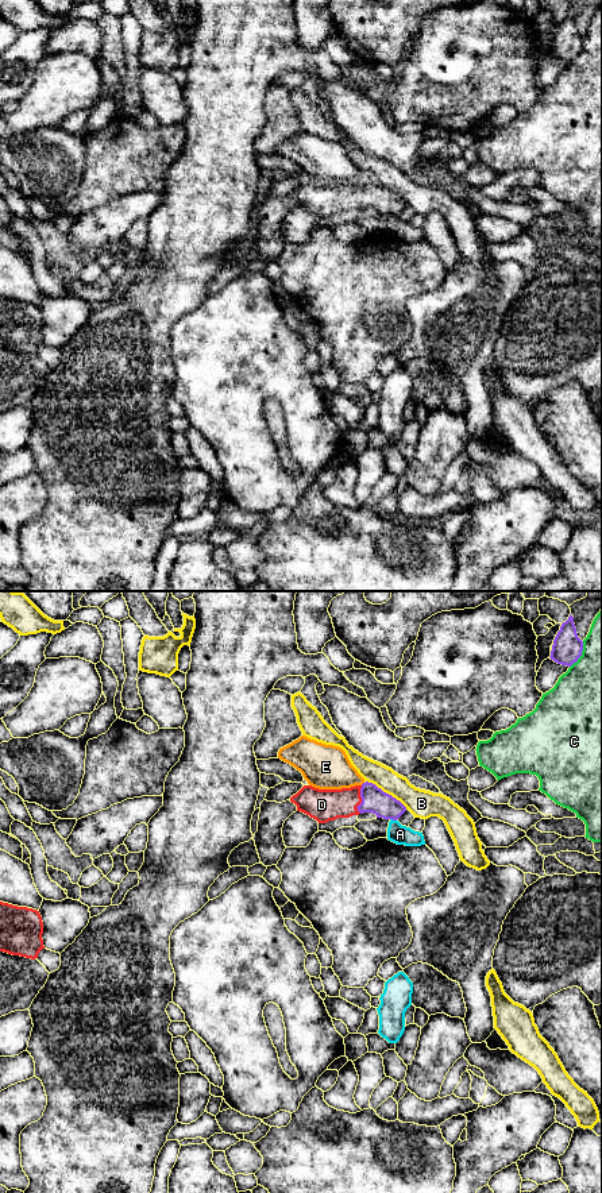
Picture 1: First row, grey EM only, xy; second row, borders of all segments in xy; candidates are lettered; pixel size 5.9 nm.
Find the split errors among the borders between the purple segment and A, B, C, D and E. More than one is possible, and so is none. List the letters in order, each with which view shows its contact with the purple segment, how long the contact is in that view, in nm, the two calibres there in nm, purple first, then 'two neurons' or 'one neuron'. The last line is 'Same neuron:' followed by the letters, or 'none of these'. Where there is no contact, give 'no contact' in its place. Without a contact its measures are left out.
A: xy | 40 nm | 150/120 nm | two neurons
B: xy | 300 nm | 150/170 nm | two neurons
C: xy | 180 nm | 180/460 nm | two neurons
D: xy | 170 nm | 150/190 nm | one neuron
E: no contact | two neurons
Same neuron: D

